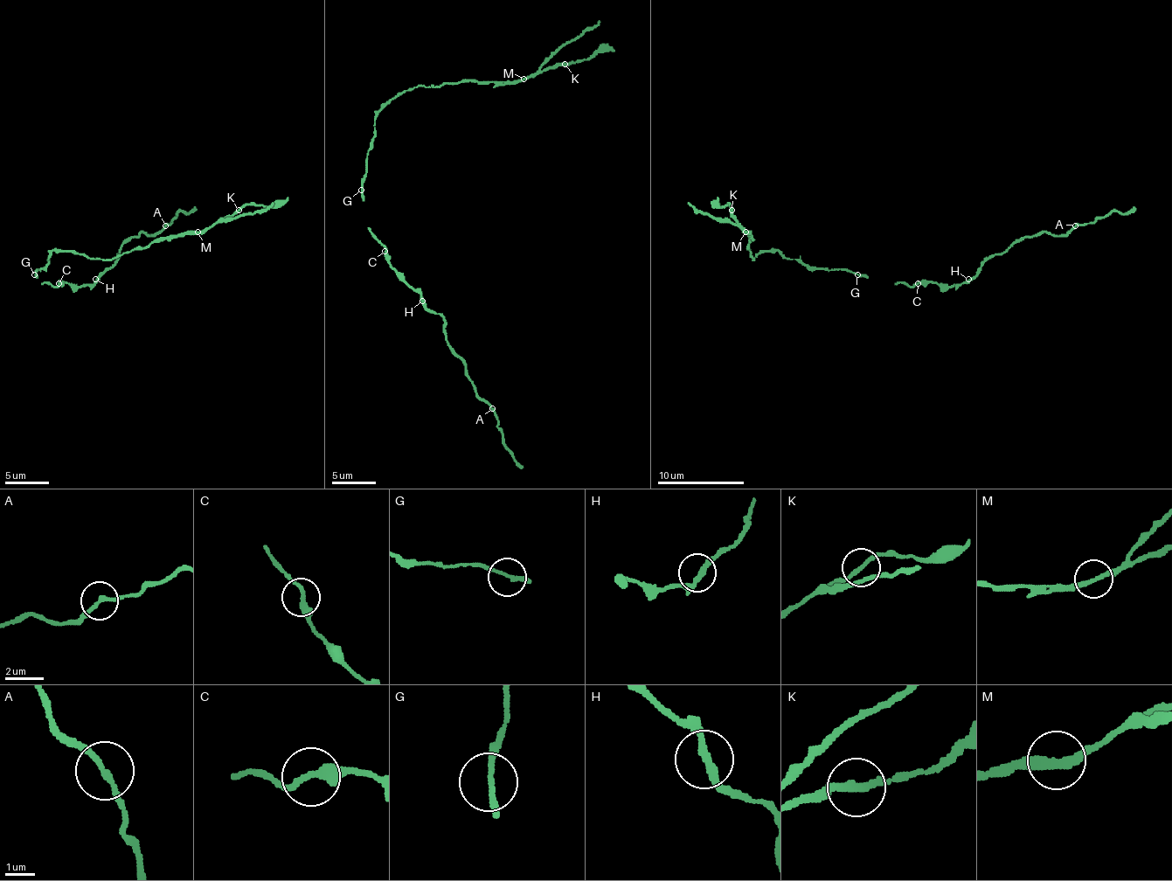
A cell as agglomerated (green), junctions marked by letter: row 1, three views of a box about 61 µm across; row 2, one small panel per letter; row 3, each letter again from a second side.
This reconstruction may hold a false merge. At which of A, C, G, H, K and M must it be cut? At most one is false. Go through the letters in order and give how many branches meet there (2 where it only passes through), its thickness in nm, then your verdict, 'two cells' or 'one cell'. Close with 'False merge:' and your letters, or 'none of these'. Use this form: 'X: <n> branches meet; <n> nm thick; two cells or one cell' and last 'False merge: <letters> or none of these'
A: 2 branches meet; 200 nm thick; one cell
C: 2 branches meet; 300 nm thick; one cell
G: 2 branches meet; 170 nm thick; one cell
H: 2 branches meet; 240 nm thick; one cell
K: 2 branches meet; 220 nm thick; one cell
M: 2 branches meet; 280 nm thick; two cells
False merge: M

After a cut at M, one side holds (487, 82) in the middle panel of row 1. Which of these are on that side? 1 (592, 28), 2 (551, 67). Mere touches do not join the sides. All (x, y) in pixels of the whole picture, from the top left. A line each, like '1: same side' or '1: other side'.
1: other side
2: same side

